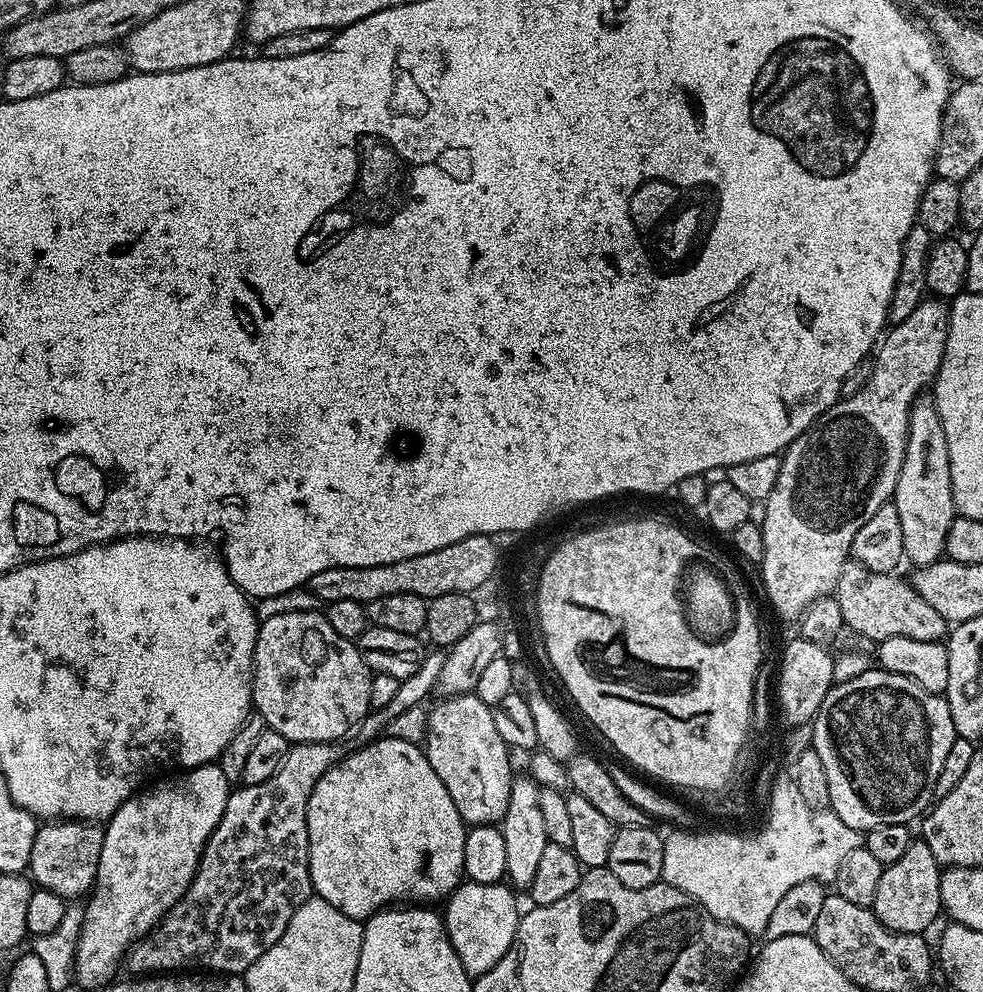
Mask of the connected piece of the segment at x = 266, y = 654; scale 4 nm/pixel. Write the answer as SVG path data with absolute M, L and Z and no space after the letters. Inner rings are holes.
M323 611L274 614L274 618L259 621L252 667L252 703L255 711L264 719L267 727L278 730L278 734L282 734L282 738L286 738L292 744L309 744L310 742L330 744L343 741L345 739L343 736L351 728L353 731L370 711L370 682L374 673L366 666L359 647L353 641L342 638L342 634L337 634L334 626L330 626L327 615Z

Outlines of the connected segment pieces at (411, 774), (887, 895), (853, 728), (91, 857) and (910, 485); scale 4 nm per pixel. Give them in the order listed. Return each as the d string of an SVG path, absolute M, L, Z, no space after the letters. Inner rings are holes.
M393 736L377 738L360 747L364 748L358 749L357 752L349 751L343 760L337 762L330 770L326 770L326 774L322 774L322 778L318 778L308 803L308 827L315 843L316 840L320 843L317 848L316 845L314 848L315 871L317 873L319 873L318 871L340 872L344 868L344 888L340 884L333 886L333 894L331 893L330 896L332 903L340 907L348 916L364 918L377 910L395 905L397 902L436 902L432 900L438 899L439 896L441 898L451 896L460 887L464 876L464 847L466 846L464 833L466 825L464 819L458 814L458 806L454 806L454 798L450 798L446 786L442 786L442 778L438 778L438 774L434 774L434 766L430 766L425 749L419 744L402 742ZM336 840L340 843L340 849L337 852L332 849Z
M913 839L912 845L898 858L898 862L885 867L882 878L878 878L878 894L874 894L872 912L890 930L914 934L915 932L927 933L927 928L936 920L936 915L941 915L942 905L940 903L940 873L942 865L930 854L930 846L924 844L923 839Z
M873 666L868 672L849 681L833 683L826 694L822 706L816 712L816 719L812 722L814 738L811 747L822 758L822 766L826 766L826 782L828 783L828 804L831 811L835 812L846 826L854 826L861 834L867 833L869 828L877 828L883 824L908 824L912 819L923 817L931 809L934 797L937 795L936 783L942 774L942 766L946 763L946 754L950 754L950 746L958 739L954 718L950 714L950 706L943 695L927 692L918 682L906 678L902 674L885 672L879 666Z
M63 819L37 827L34 850L30 850L28 863L33 876L31 879L47 892L65 898L80 895L83 897L96 882L98 858L102 854L103 841L104 828L92 822Z
M917 399L908 416L906 454L894 497L898 518L902 518L904 554L907 563L916 568L930 566L945 555L950 528L958 515L952 493L946 430L942 430L942 418L935 403L924 399Z

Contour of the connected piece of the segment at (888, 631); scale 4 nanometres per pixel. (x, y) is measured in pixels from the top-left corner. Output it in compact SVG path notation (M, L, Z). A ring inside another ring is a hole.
M849 562L844 565L842 574L838 578L834 599L838 602L838 606L842 606L842 618L844 619L845 625L847 625L849 629L853 628L853 630L856 631L855 635L857 637L864 637L875 642L885 640L886 638L918 638L918 642L934 642L935 640L943 641L950 632L949 621L944 620L942 614L938 614L938 610L934 610L934 606L930 606L930 602L926 602L926 598L924 598L905 577L903 580L900 574L878 574L877 572L871 572L866 566L862 566L855 562Z

